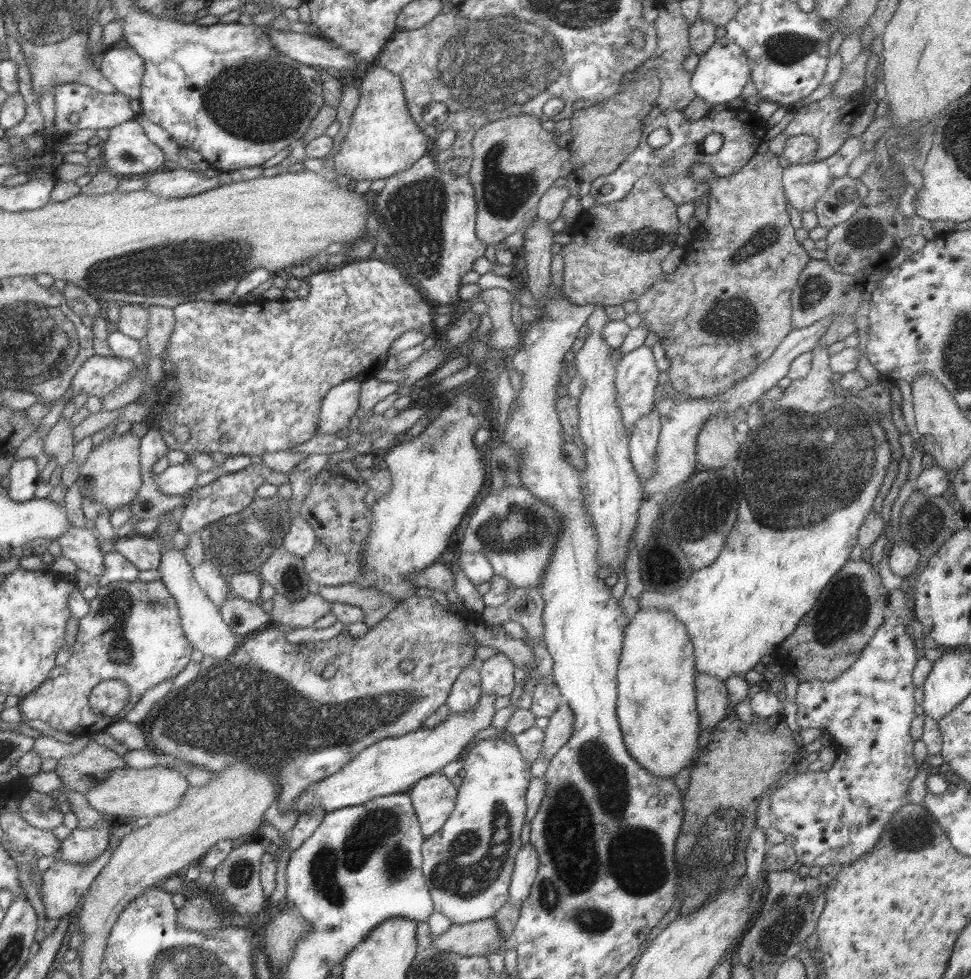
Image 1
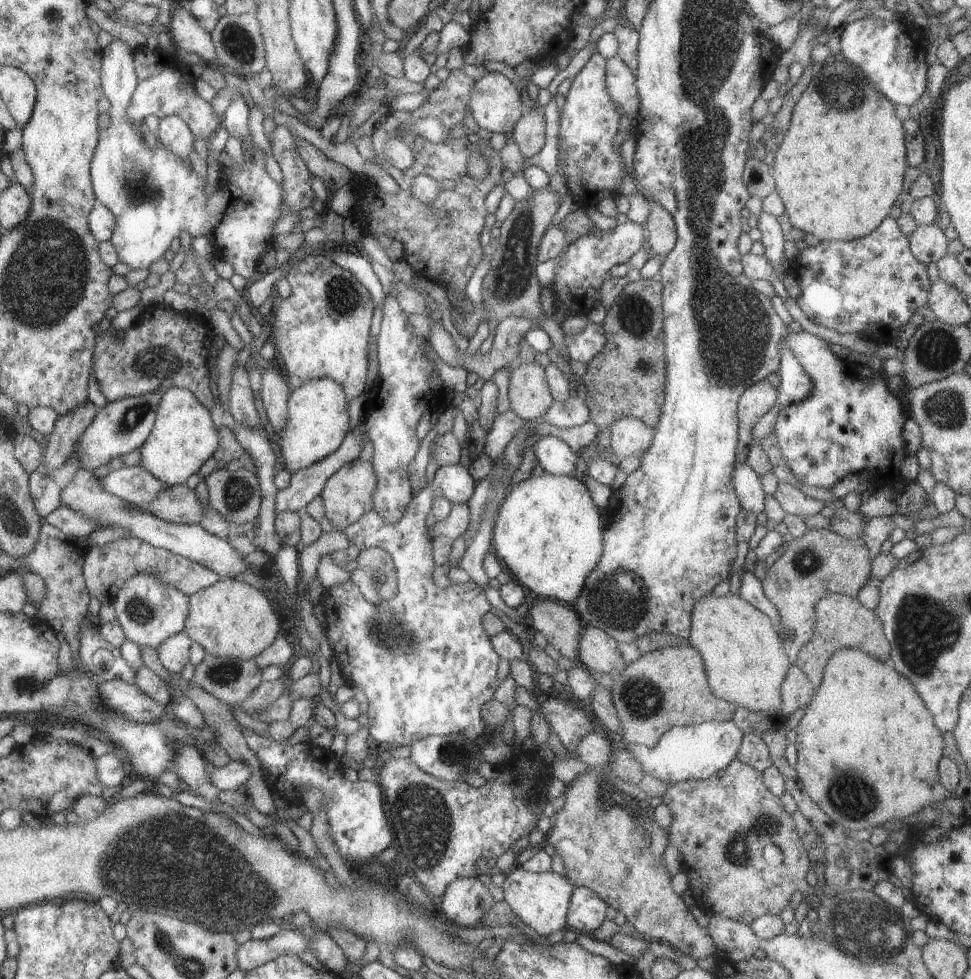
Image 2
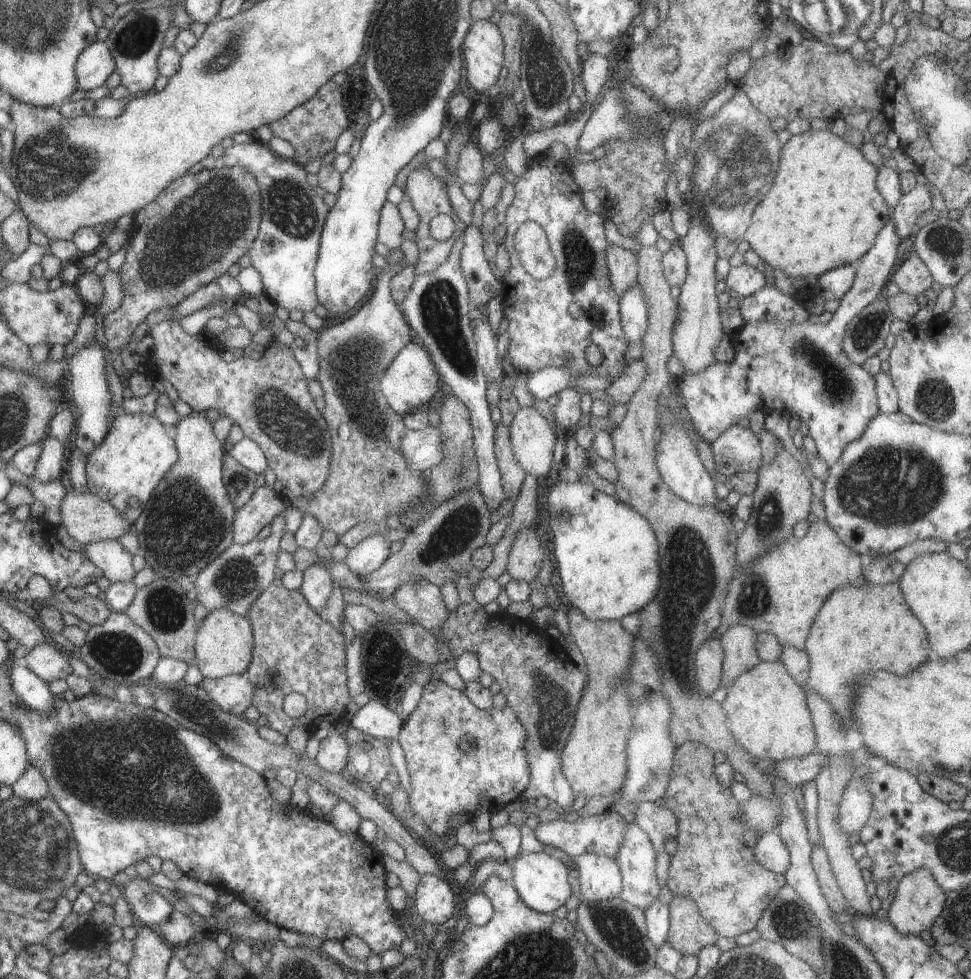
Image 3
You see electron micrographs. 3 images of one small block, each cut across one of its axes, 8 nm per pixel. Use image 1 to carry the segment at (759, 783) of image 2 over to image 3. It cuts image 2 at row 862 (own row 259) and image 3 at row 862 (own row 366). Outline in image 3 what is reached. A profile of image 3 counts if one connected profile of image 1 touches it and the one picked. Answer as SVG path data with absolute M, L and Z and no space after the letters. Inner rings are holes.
M687 741L675 749L672 773L663 798L663 806L678 818L678 831L674 836L677 847L669 859L666 885L672 895L688 896L717 936L735 938L754 928L767 903L786 884L786 877L769 872L753 858L752 846L759 837L742 823L738 802L729 787L722 787L712 775L714 766L713 751L704 744Z

